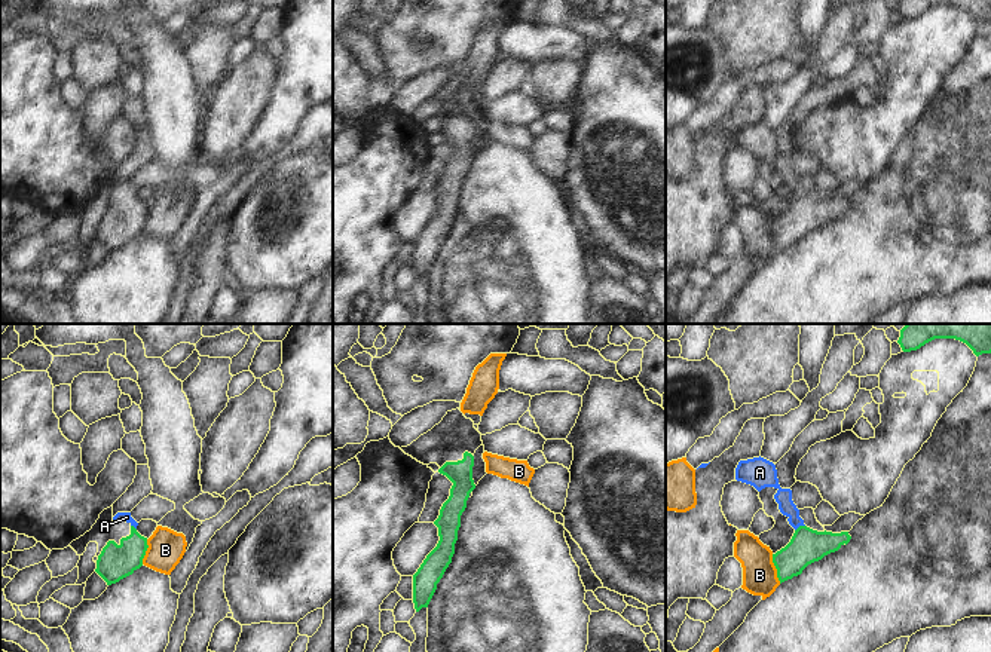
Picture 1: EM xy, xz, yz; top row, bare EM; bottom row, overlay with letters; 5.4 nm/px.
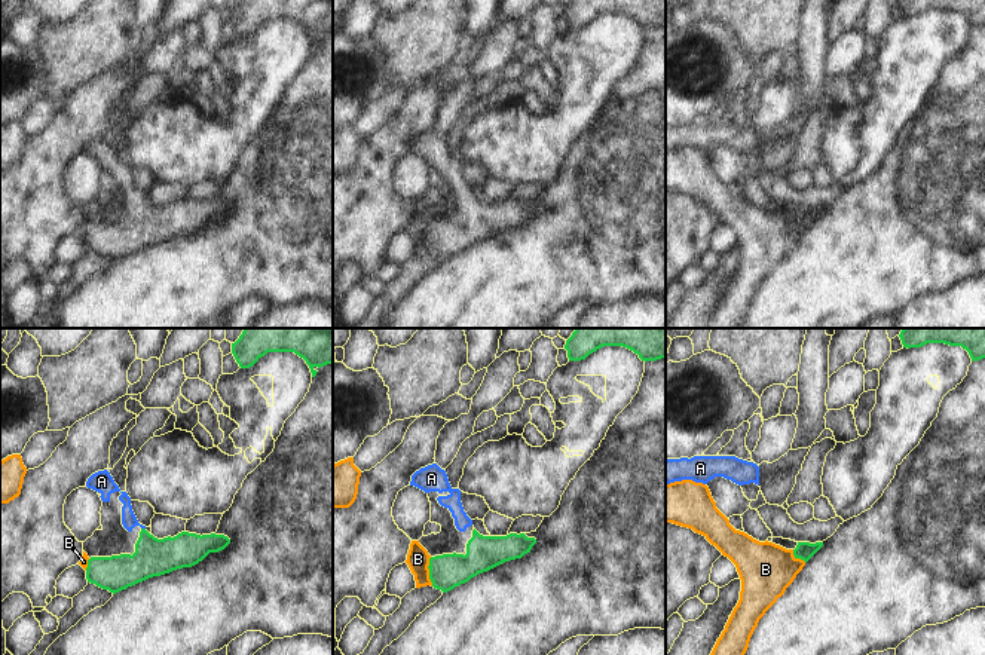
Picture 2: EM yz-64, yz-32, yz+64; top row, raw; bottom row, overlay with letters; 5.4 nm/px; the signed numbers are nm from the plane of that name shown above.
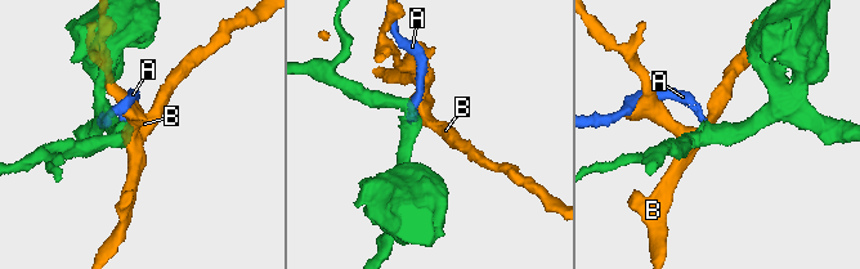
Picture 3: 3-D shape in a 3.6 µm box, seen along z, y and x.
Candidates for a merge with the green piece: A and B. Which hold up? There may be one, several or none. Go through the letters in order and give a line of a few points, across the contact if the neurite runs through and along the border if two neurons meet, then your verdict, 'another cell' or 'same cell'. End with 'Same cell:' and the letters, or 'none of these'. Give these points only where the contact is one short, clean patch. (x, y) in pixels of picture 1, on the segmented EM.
A: line yz (807, 545), (800, 526), (786, 507), (783, 496); same cell
B: line yz (771, 554), (776, 576), (780, 582); another cell
Same cell: A

